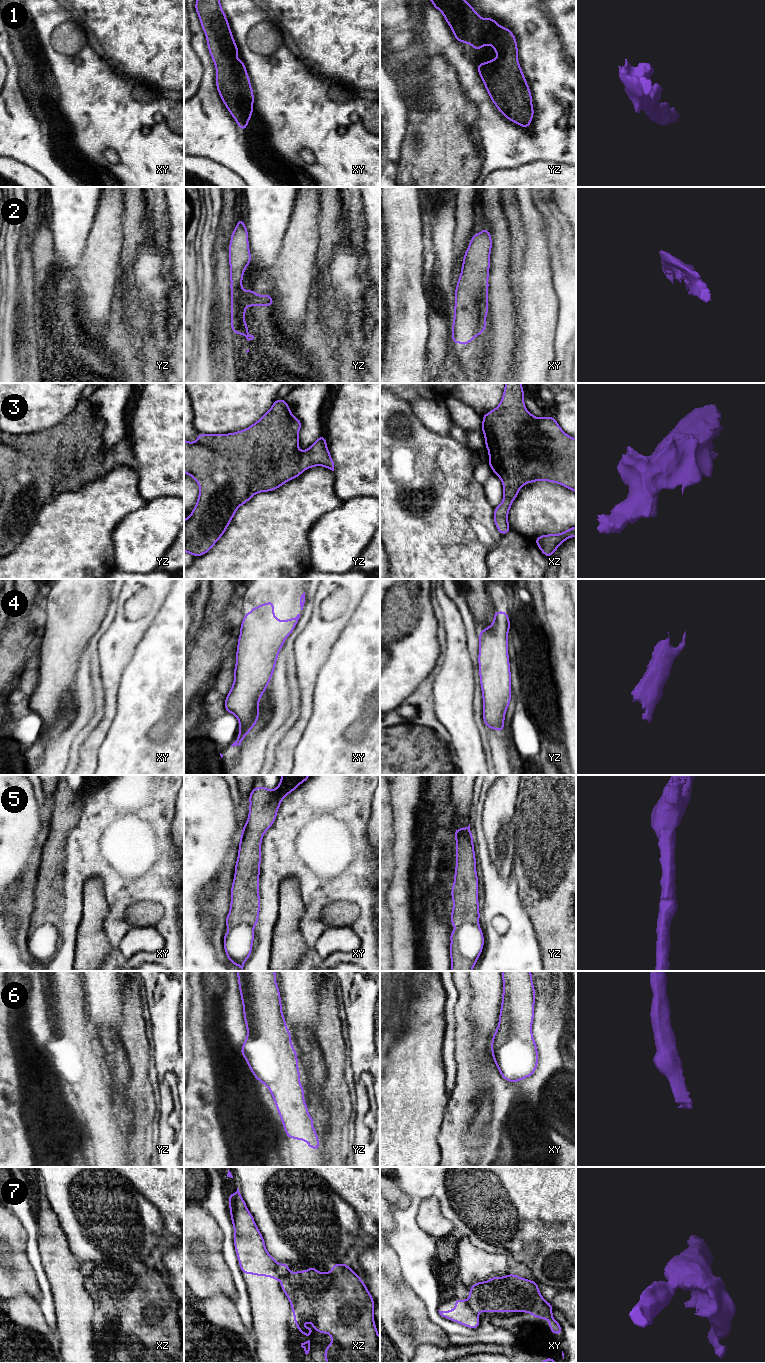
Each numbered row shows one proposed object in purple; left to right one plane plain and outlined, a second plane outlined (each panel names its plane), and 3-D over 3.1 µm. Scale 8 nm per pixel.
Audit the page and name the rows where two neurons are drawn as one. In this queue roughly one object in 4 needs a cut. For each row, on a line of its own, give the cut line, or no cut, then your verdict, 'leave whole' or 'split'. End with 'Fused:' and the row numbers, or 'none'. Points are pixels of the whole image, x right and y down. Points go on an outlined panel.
1: no cut; leave whole
2: no cut; leave whole
3: no cut; leave whole
4: no cut; leave whole
5: no cut; leave whole
6: no cut; leave whole
7: cut in xz along (277, 1264), (277, 1273), (280, 1279); split
Fused: 7

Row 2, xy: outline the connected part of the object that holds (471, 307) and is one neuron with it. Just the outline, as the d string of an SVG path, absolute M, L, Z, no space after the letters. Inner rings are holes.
M486 227L472 235L455 289L452 323L454 346L458 342L467 346L486 330L491 249L492 238Z

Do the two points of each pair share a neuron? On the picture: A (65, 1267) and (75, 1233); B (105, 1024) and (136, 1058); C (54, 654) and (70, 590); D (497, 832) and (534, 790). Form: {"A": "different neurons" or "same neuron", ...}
{"A": "different neurons", "B": "different neurons", "C": "same neuron", "D": "different neurons"}

